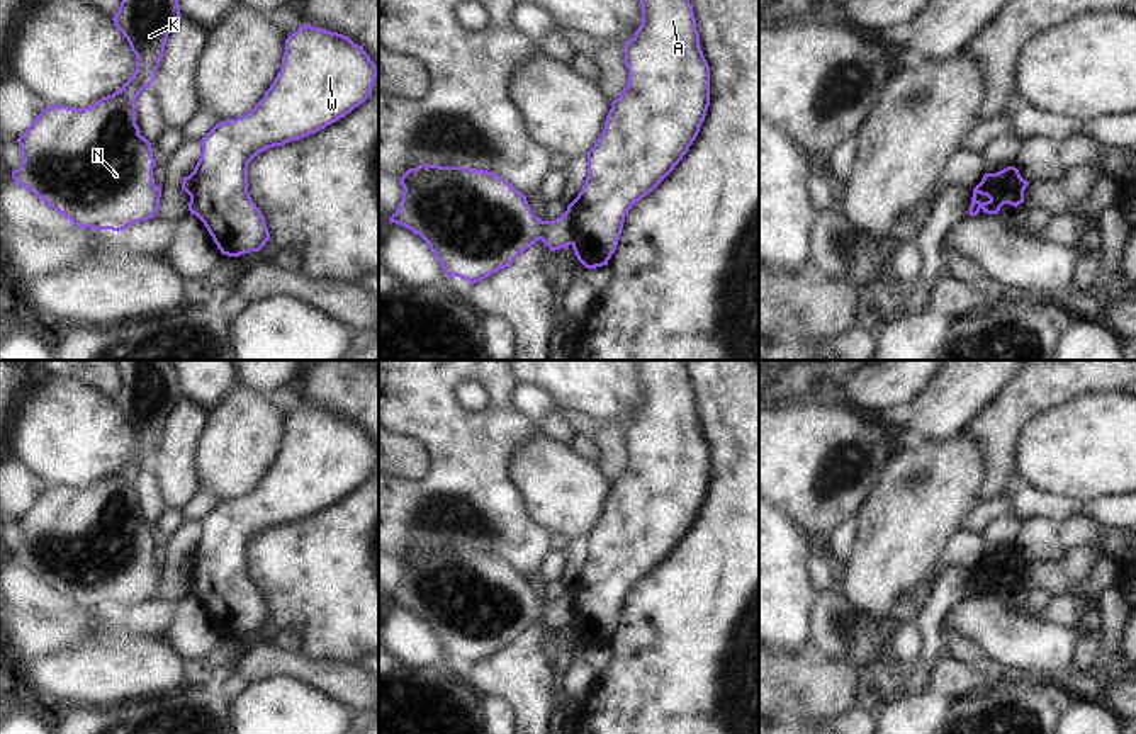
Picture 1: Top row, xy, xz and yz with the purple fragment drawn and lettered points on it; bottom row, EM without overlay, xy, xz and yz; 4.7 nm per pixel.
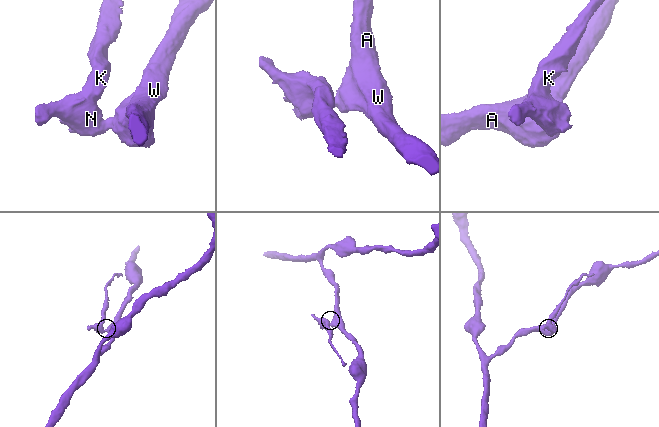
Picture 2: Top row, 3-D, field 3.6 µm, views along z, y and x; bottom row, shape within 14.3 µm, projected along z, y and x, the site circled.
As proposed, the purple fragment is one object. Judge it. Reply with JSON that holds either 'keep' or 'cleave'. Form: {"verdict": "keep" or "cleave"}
{"verdict": "cleave"}

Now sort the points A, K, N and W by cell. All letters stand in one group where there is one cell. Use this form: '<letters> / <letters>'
A W / K N

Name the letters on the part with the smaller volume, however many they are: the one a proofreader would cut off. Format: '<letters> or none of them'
K, N

